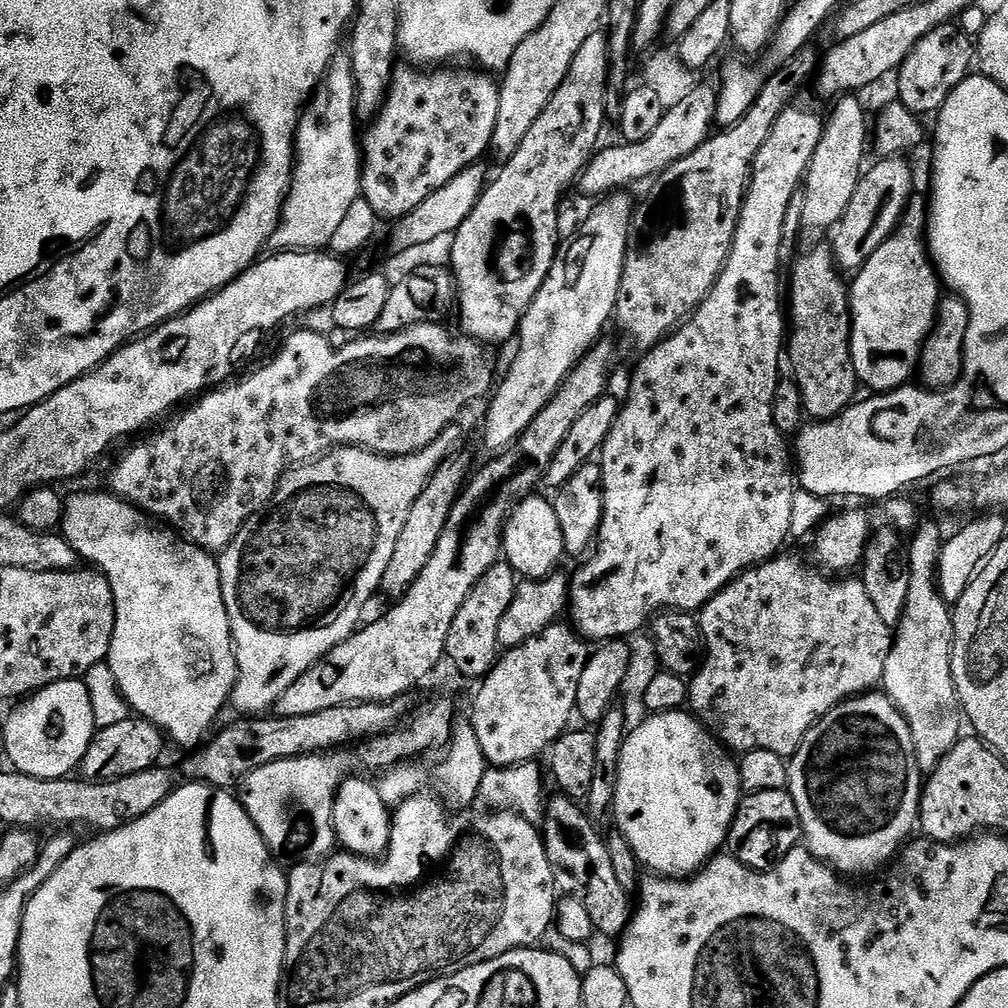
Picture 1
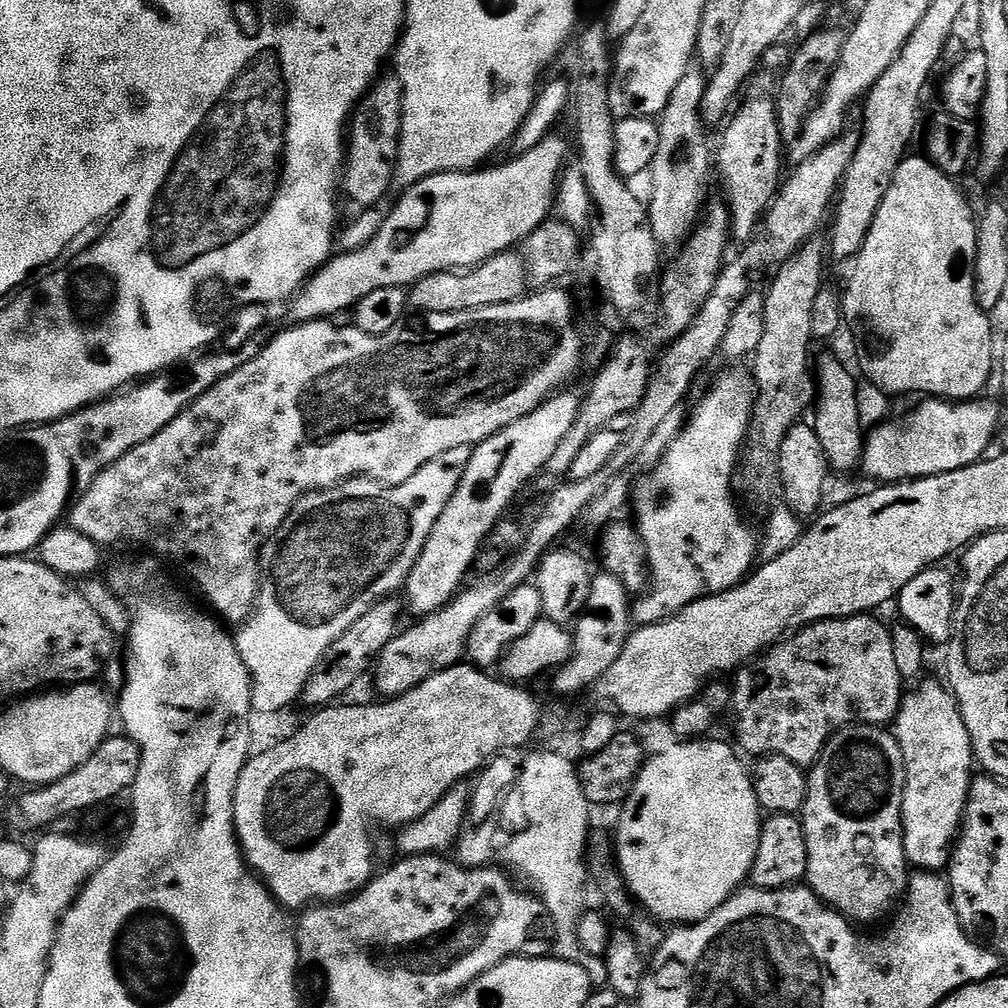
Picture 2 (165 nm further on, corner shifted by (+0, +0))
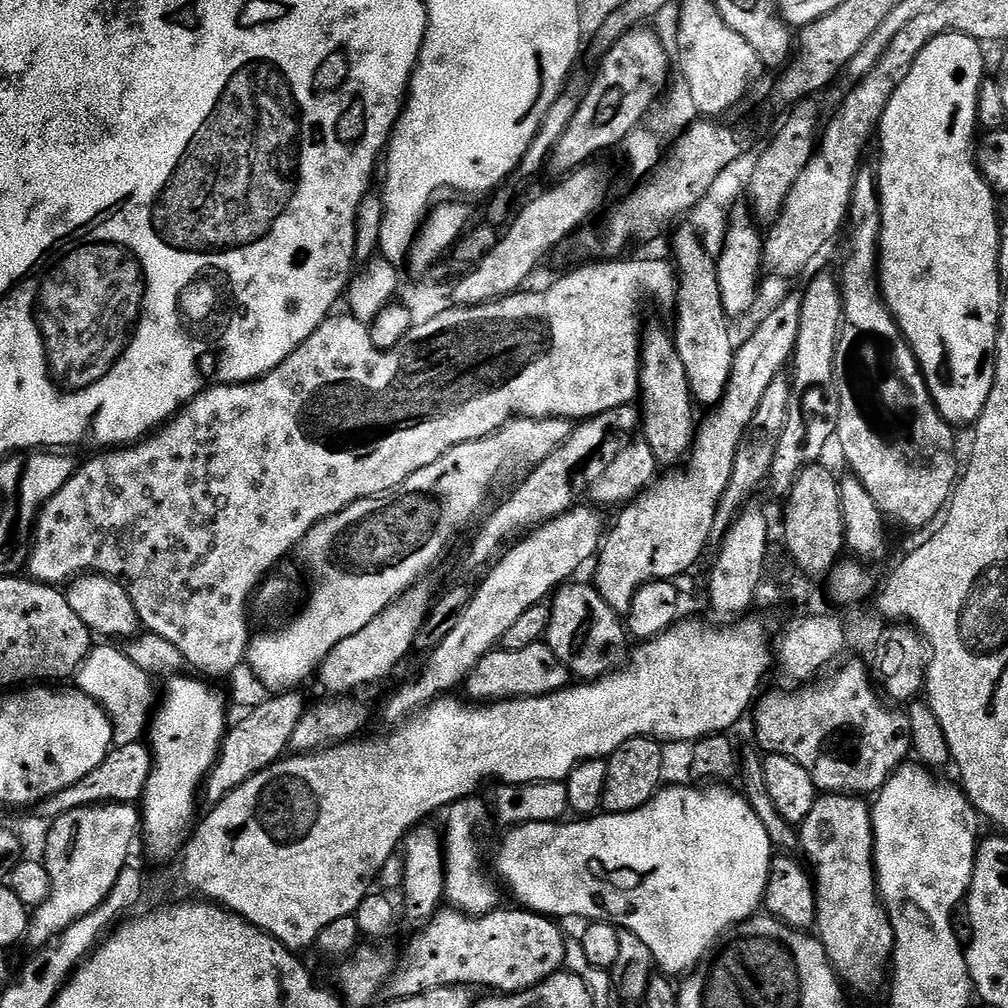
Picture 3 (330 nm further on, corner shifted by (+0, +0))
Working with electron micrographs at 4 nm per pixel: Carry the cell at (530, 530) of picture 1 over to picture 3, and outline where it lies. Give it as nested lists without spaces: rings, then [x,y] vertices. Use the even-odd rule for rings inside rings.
[[[569,582],[557,588],[551,597],[552,613],[546,643],[573,677],[584,682],[599,680],[601,676],[609,676],[624,667],[630,656],[630,636],[625,621],[606,606],[591,583],[576,583]]]

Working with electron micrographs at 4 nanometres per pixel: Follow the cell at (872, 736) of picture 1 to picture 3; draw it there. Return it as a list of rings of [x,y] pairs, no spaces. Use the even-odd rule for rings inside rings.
[[[824,794],[819,797],[810,814],[799,825],[800,848],[808,855],[807,863],[816,885],[815,935],[824,943],[832,969],[841,983],[860,994],[872,994],[886,974],[896,931],[892,929],[892,916],[886,911],[876,887],[876,867],[872,861],[872,810],[869,801],[856,794]]]

